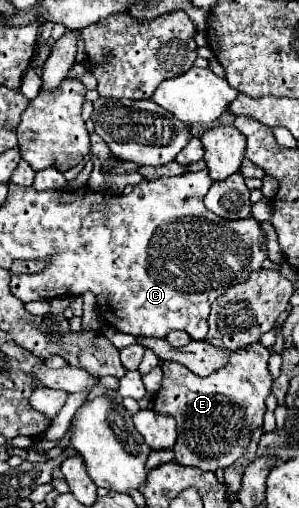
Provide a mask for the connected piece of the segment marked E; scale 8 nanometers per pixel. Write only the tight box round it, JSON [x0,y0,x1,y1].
[154,342,272,472]

